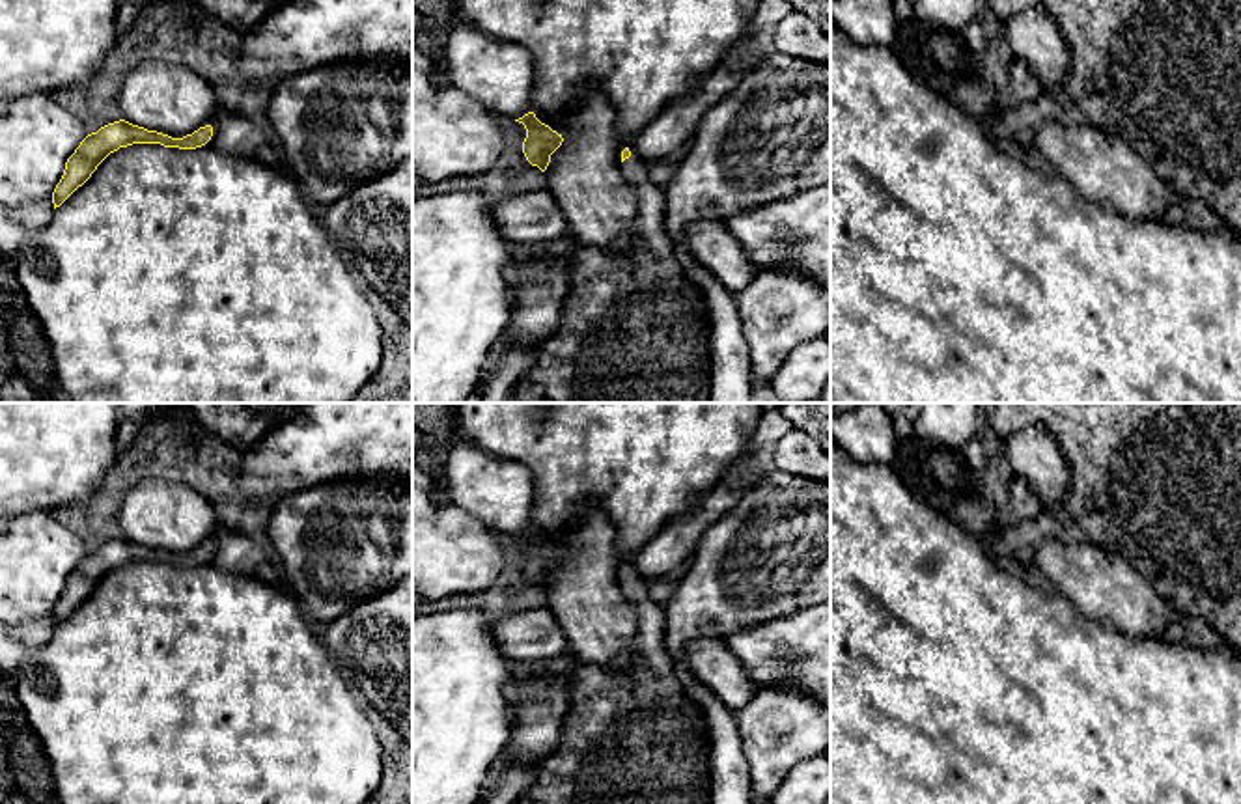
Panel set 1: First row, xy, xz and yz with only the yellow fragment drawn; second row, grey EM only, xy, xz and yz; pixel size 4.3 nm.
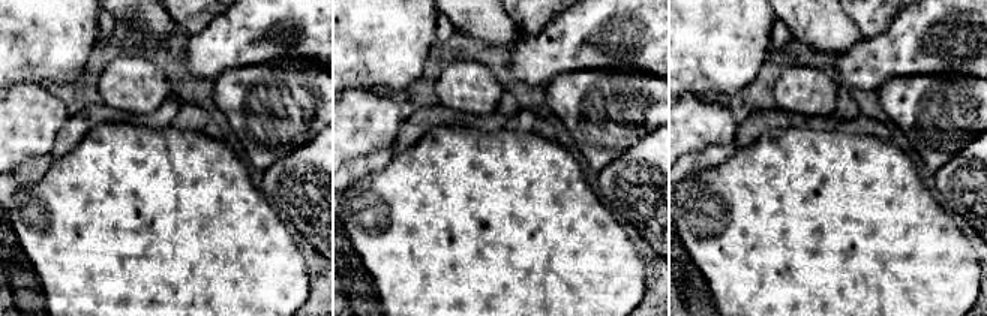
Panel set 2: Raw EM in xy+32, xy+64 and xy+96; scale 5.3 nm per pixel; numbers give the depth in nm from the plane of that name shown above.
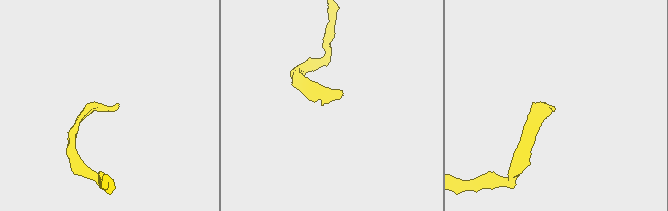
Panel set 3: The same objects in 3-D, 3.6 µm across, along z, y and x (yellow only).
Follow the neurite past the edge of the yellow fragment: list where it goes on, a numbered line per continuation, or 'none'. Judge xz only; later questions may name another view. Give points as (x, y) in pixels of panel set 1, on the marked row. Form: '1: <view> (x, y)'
1: xz (635, 329)

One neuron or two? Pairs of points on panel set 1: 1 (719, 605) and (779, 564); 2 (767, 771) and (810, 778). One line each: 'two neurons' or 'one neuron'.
1: one neuron
2: two neurons

